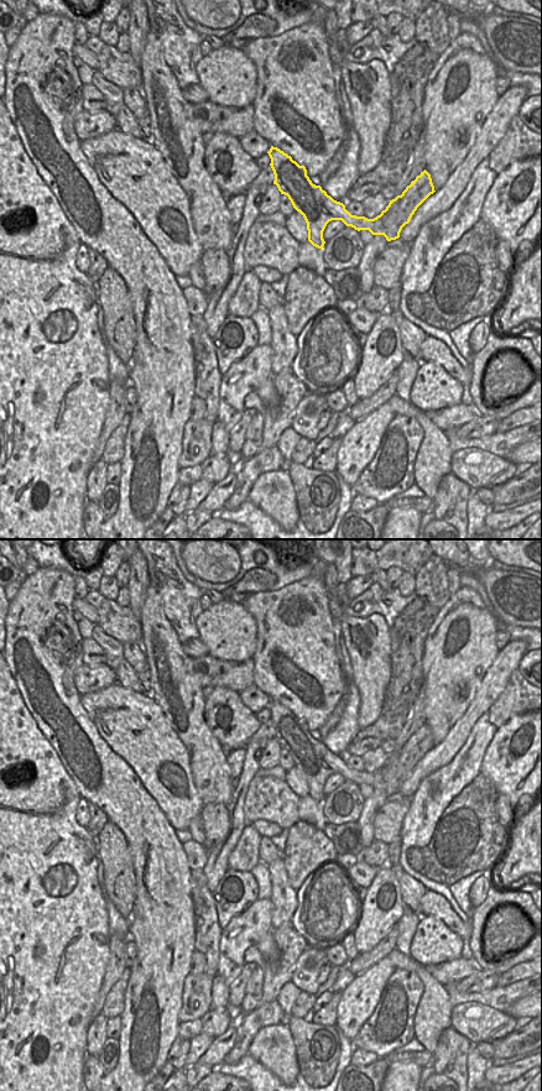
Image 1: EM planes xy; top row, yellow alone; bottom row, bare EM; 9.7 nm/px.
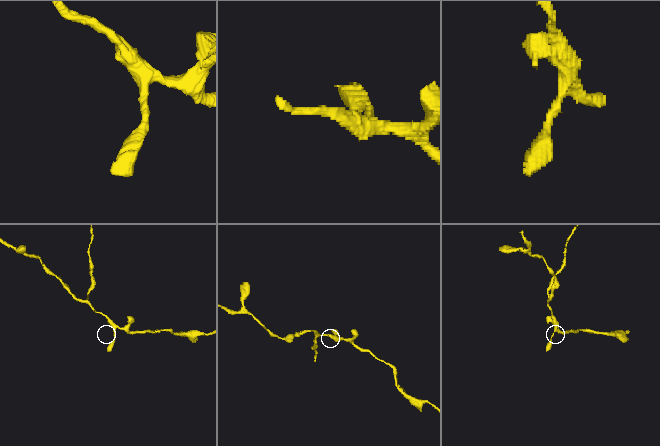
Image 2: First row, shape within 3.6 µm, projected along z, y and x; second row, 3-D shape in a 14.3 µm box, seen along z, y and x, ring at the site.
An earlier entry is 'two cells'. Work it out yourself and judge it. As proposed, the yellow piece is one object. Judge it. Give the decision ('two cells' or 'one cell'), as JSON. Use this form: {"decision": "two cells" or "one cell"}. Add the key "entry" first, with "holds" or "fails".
{"entry": "fails", "decision": "one cell"}

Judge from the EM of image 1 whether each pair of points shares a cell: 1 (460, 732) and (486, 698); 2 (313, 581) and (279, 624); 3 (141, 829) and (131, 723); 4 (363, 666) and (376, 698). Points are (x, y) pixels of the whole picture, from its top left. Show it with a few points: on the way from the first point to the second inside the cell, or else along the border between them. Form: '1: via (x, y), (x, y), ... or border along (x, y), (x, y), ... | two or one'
1: via (464, 724), (478, 706) | one
2: via (300, 594), (281, 599), (277, 610) | one
3: border along (118, 753), (154, 799) | two
4: via (370, 673), (371, 690) | one

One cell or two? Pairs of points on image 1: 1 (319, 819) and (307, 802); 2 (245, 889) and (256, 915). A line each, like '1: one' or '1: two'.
1: one
2: two

